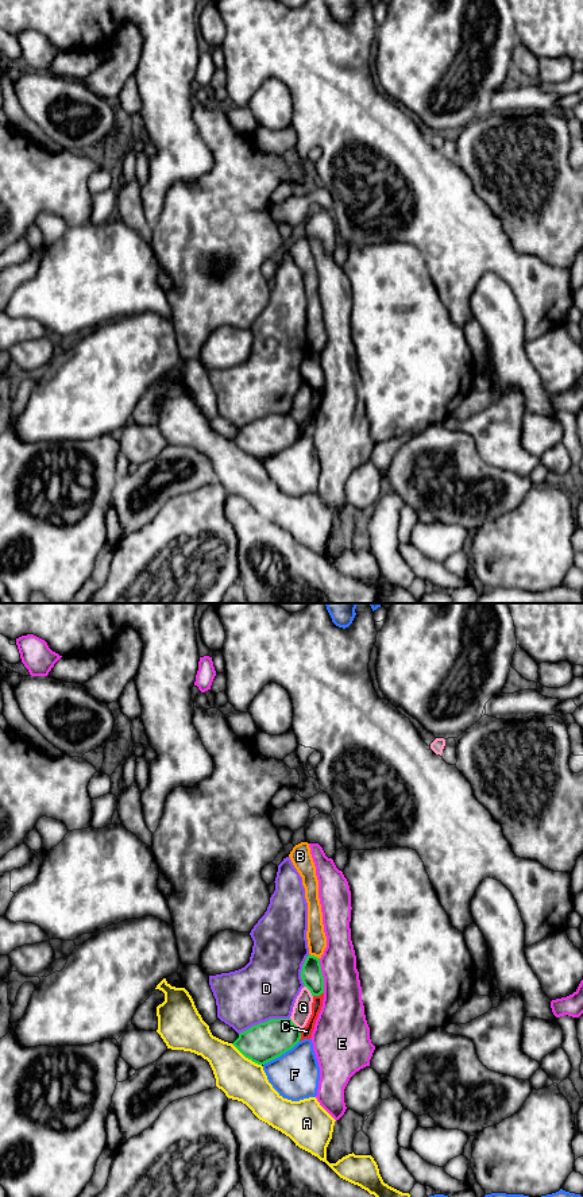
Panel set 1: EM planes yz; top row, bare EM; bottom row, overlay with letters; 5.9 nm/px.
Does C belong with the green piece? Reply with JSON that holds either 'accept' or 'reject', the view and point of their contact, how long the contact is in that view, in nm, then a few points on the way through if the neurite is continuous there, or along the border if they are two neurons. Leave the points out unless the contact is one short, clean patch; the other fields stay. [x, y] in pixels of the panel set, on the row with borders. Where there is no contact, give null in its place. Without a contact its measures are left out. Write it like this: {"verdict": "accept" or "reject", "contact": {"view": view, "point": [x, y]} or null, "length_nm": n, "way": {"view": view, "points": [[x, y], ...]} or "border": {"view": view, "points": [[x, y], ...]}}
{"verdict": "reject", "contact": {"view": "yz", "point": [300, 1035]}, "length_nm": 80}

